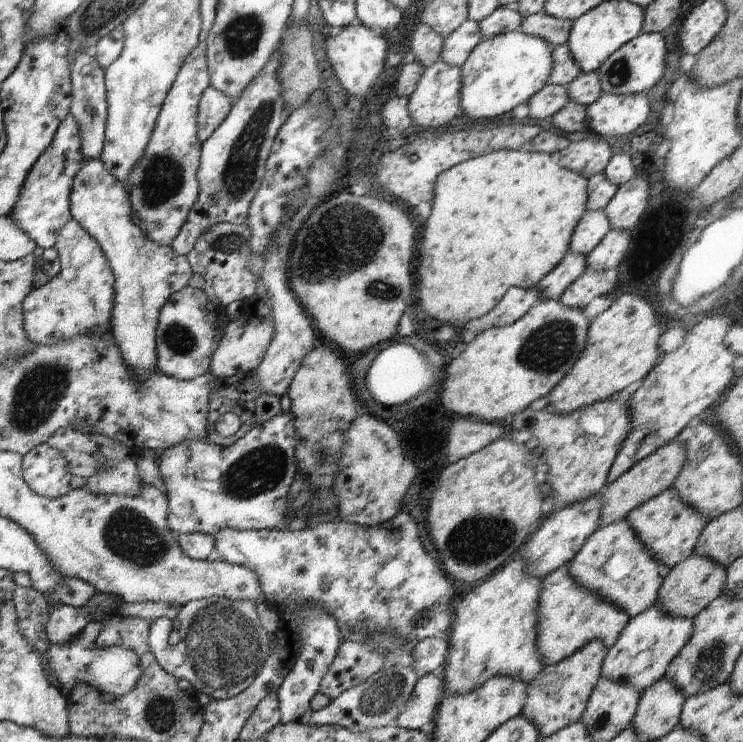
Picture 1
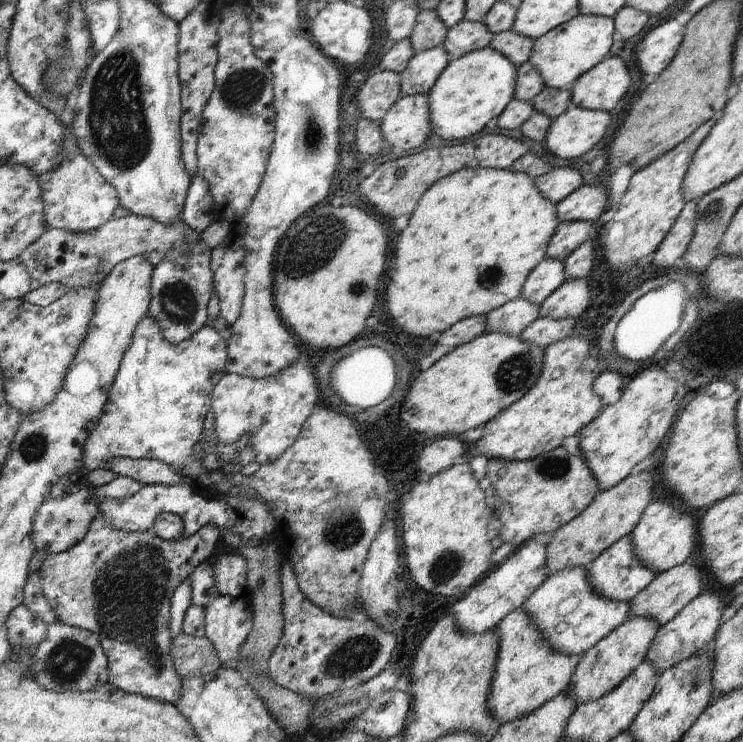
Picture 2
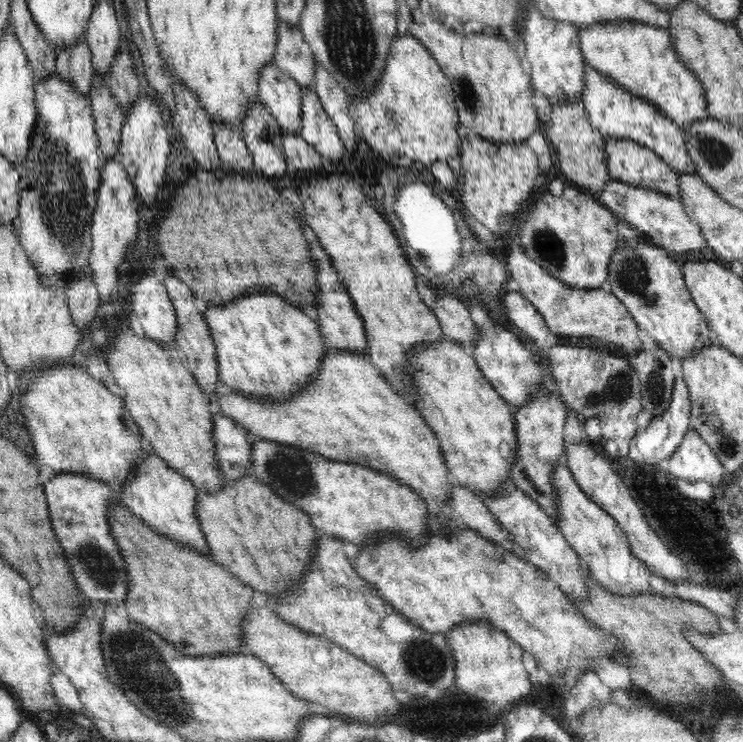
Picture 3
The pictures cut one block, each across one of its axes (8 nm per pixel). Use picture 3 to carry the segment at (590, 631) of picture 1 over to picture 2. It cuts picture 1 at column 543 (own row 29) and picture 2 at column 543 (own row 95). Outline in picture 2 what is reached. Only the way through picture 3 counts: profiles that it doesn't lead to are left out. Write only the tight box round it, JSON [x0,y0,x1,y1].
[486,607,581,726]

